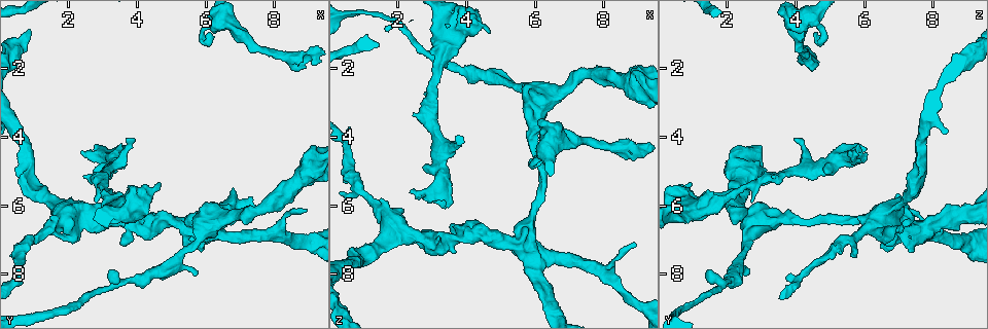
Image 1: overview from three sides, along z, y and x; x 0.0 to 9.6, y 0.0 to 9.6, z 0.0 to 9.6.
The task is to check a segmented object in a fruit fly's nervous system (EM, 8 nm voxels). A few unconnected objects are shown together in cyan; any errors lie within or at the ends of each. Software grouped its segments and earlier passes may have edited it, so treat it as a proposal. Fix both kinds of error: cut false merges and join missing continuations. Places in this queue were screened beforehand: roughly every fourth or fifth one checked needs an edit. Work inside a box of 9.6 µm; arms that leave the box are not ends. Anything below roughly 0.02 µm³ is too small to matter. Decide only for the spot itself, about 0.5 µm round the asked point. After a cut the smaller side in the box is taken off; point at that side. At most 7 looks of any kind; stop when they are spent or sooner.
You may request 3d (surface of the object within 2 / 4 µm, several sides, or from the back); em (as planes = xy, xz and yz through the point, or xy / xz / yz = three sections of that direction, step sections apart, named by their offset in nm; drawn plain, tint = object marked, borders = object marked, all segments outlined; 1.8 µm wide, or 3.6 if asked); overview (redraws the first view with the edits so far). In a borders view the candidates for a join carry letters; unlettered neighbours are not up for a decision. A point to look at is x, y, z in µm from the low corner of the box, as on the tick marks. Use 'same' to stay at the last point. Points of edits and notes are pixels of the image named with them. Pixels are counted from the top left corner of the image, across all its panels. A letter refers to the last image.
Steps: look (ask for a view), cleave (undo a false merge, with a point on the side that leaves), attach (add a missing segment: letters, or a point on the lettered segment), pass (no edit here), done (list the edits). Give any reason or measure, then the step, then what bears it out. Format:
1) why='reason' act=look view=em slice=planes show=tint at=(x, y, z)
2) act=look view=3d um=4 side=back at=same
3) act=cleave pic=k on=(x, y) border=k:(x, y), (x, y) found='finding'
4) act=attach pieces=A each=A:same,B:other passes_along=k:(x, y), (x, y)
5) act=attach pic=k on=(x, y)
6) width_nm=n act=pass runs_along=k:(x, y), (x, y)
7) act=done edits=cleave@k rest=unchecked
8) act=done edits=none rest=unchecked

why='free end' act=look view=em slice=planes show=plain at=(3.40, 4.50, 6.00)

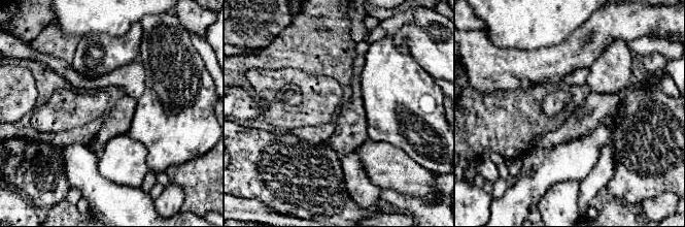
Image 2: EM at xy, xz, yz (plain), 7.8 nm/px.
act=look view=em slice=planes show=borders at=same

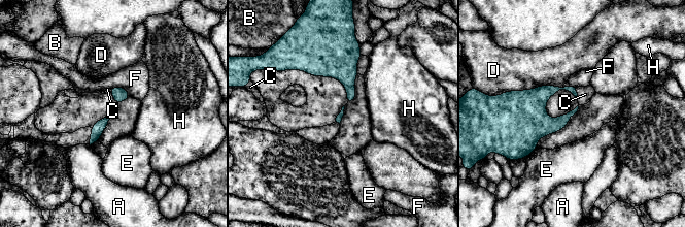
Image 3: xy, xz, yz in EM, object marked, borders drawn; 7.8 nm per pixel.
longest_contact=D:460nm act=attach pieces=C each=A:other,B:other,C:same,D:other,E:other,F:other,H:other found='it goes on there'

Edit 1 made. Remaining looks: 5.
act=look view=overview

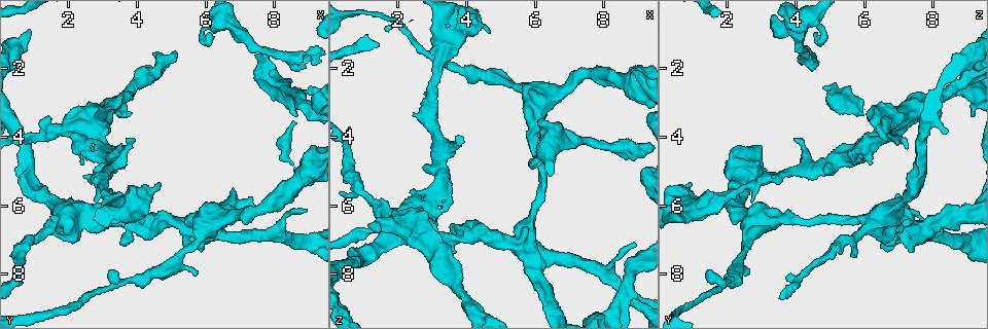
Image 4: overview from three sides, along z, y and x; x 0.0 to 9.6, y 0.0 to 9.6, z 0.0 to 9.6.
why='an open end' act=look view=3d um=2 at=(2.75, 5.80, 2.70)

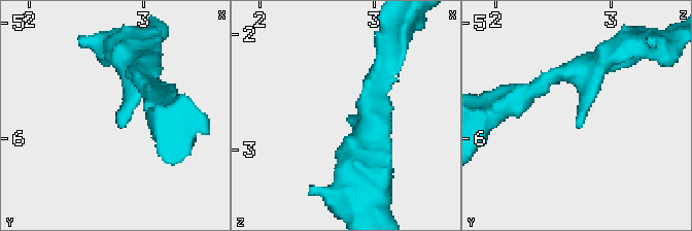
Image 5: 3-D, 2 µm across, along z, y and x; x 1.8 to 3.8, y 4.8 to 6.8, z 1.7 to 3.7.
why='need the tissue' act=look view=em slice=xz step=16 show=tint at=(2.76, 5.90, 2.70)

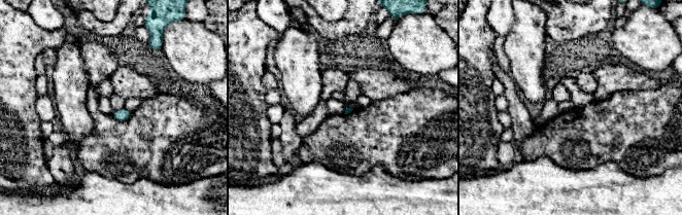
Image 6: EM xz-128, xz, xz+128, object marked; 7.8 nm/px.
why='cut it another way' act=look view=em slice=planes show=borders at=same

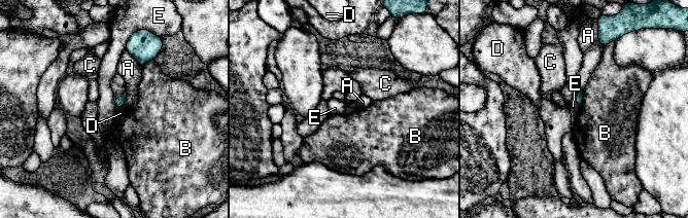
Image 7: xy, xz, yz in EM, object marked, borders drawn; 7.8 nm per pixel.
act=pass each=A:other,B:other,C:other,D:other,E:other border=7:(578, 93), (577, 103), (580, 107) found='none of them fits'

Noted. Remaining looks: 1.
act=done edits=attach@3 rest=unchecked

